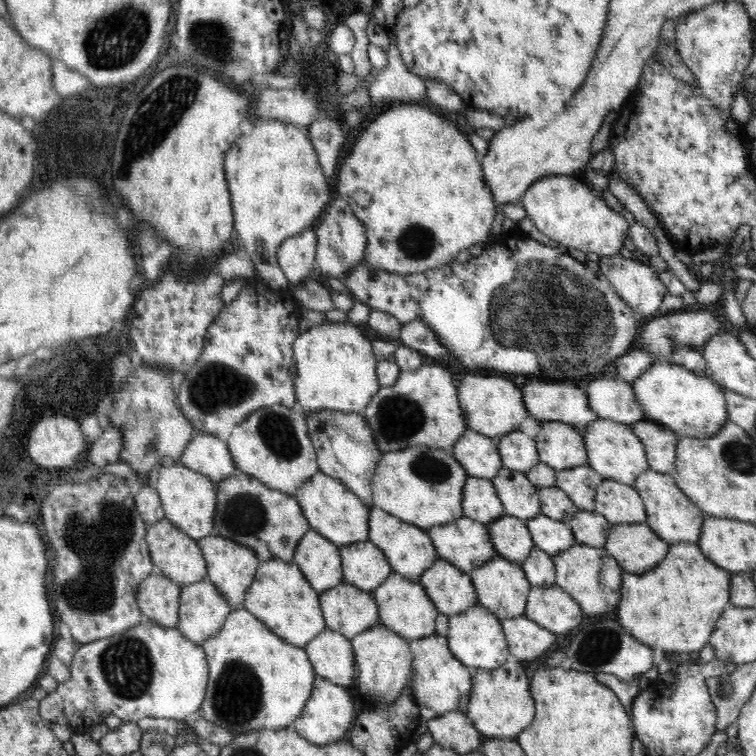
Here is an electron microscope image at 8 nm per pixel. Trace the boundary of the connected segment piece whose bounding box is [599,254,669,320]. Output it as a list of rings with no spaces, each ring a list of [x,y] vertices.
[[[618,254],[613,257],[600,257],[599,266],[619,298],[622,298],[639,317],[646,320],[659,315],[658,310],[669,293],[666,285],[656,275],[656,270],[650,264],[636,258],[626,259]]]

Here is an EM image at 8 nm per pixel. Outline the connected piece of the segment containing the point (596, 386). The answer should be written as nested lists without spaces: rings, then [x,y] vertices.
[[[613,377],[597,378],[588,382],[589,406],[599,418],[631,425],[644,420],[643,410],[637,404],[630,382]]]

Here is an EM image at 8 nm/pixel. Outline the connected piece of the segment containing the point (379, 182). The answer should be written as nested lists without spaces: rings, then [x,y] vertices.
[[[402,103],[384,111],[359,134],[355,144],[350,148],[350,154],[340,162],[335,179],[334,187],[338,196],[348,202],[353,213],[366,229],[367,245],[363,260],[369,268],[379,268],[385,270],[385,272],[406,276],[406,274],[416,274],[416,272],[420,273],[428,269],[437,270],[442,268],[442,266],[453,262],[458,256],[458,252],[470,248],[475,243],[482,244],[484,247],[488,246],[492,224],[495,222],[497,204],[494,201],[492,190],[490,190],[484,178],[482,162],[476,157],[476,151],[471,142],[458,130],[453,117],[433,106],[419,103]]]

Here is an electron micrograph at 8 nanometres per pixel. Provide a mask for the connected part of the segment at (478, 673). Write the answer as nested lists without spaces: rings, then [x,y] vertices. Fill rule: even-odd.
[[[510,658],[497,670],[472,670],[470,703],[467,712],[480,734],[486,738],[517,738],[518,734],[534,720],[535,703],[531,696],[530,684],[522,662]]]

